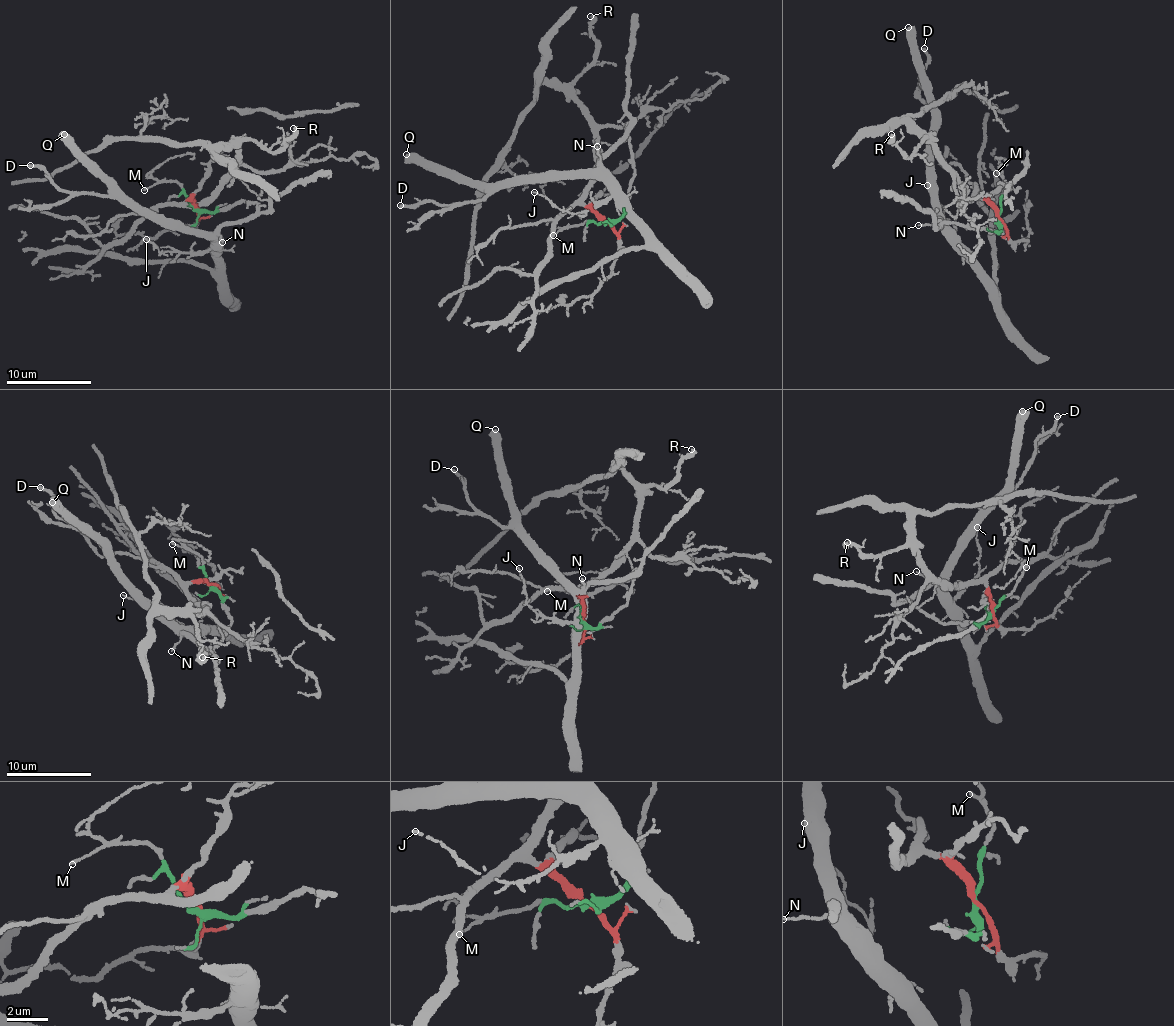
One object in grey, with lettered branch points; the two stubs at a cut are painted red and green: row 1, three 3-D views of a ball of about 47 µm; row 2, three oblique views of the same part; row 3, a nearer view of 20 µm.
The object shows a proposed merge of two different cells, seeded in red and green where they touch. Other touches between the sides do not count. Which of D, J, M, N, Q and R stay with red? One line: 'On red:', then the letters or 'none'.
On red: R

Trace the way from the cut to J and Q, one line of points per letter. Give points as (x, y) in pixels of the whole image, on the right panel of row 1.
J: (999, 218), (997, 233), (938, 224), (937, 219), (940, 220), (942, 234), (954, 244), (949, 219), (926, 184)
Q: (999, 218), (997, 233), (951, 222), (942, 223), (934, 215), (925, 155), (935, 121), (914, 32), (908, 27)

